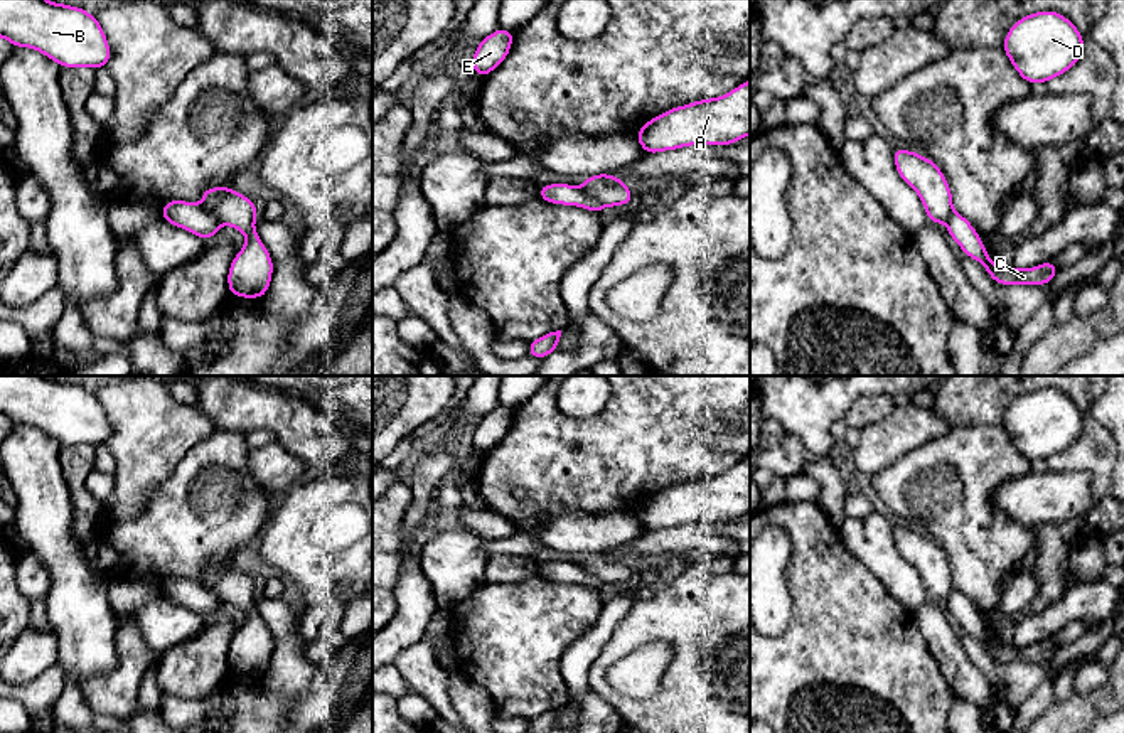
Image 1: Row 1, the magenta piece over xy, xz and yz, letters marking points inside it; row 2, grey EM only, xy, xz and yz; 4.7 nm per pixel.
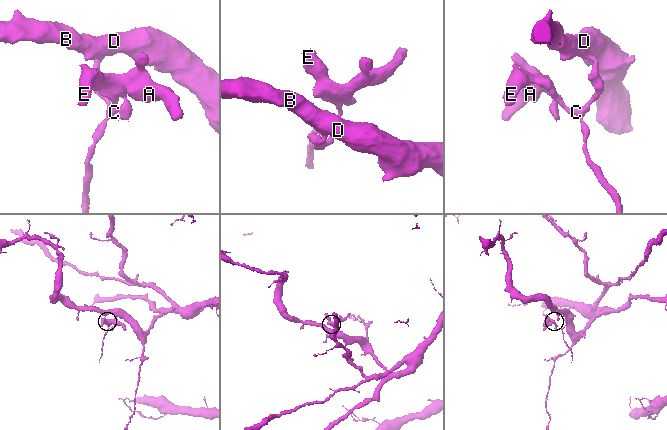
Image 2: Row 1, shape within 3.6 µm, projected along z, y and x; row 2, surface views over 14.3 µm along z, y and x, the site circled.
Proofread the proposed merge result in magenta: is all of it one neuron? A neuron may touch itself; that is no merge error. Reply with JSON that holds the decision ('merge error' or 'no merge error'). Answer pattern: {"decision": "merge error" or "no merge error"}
{"decision": "merge error"}

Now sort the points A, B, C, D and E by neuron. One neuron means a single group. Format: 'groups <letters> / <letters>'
groups A E / B C D

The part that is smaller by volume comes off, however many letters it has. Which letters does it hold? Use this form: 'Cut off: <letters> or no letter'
Cut off: A, E

